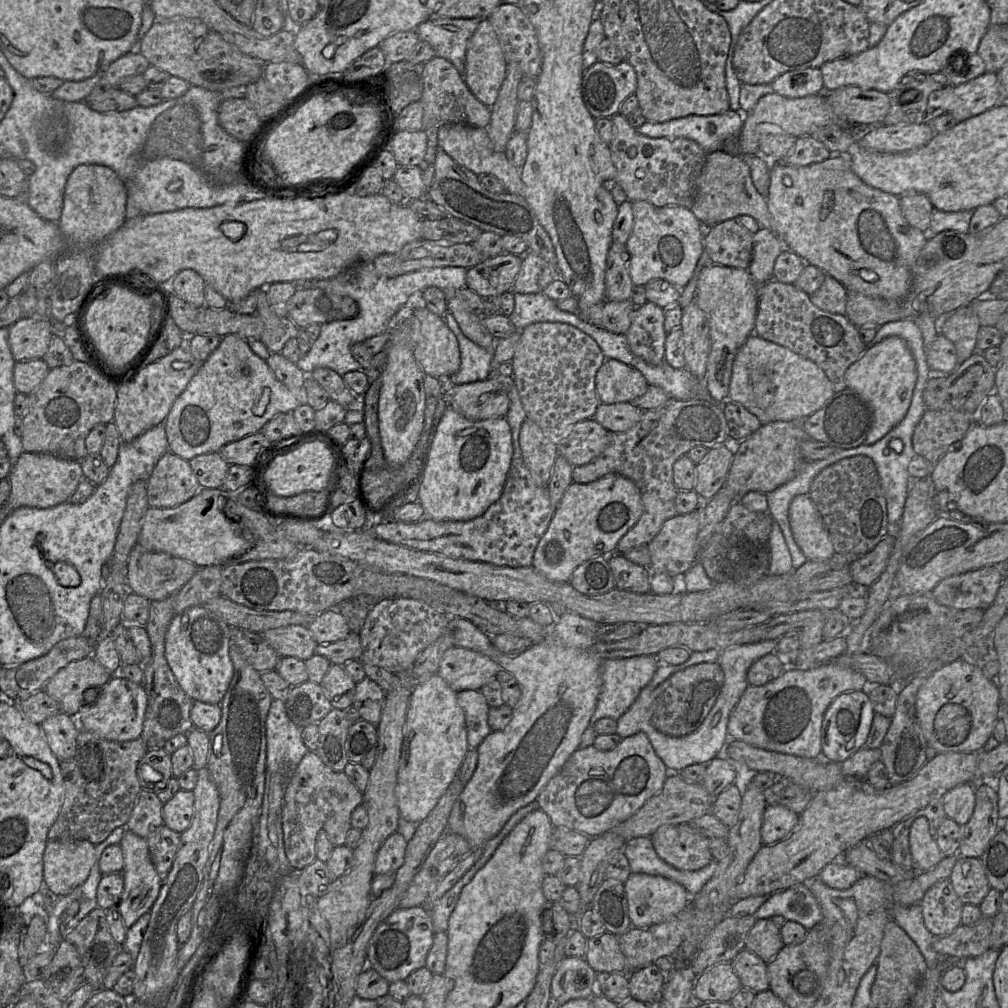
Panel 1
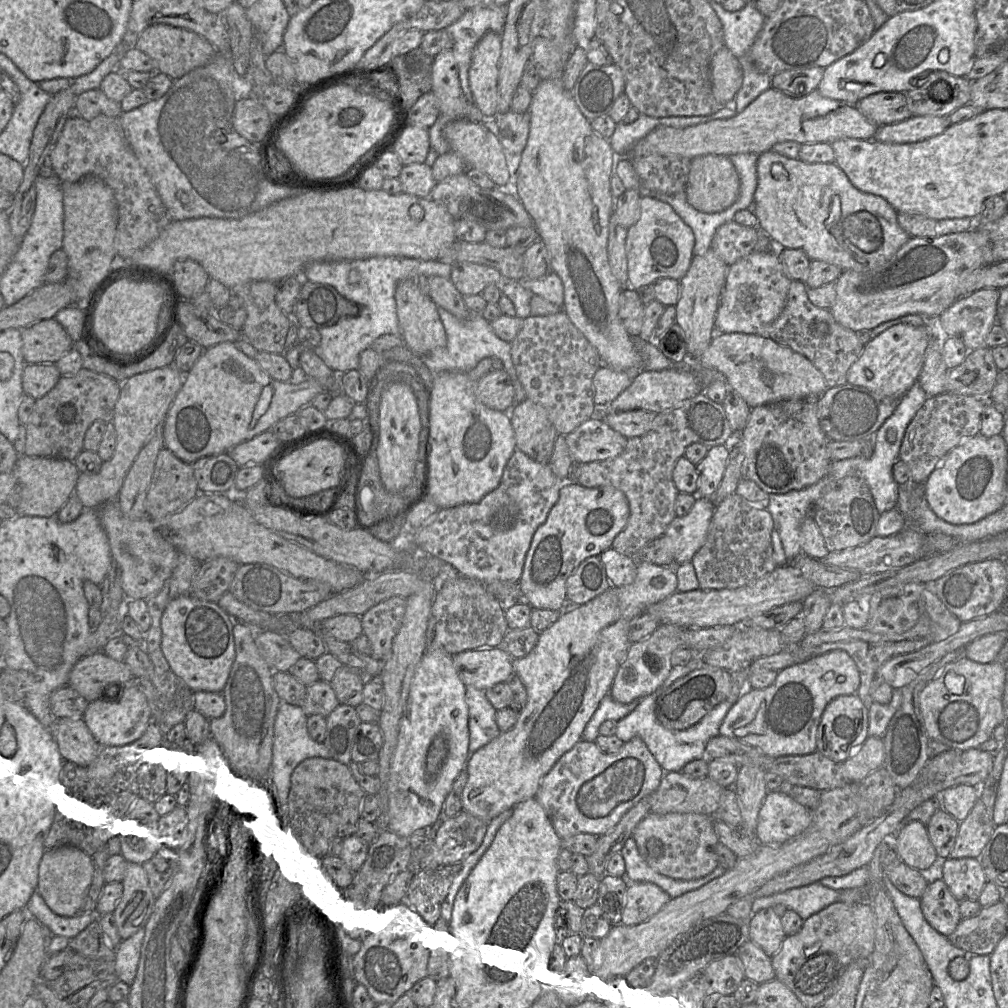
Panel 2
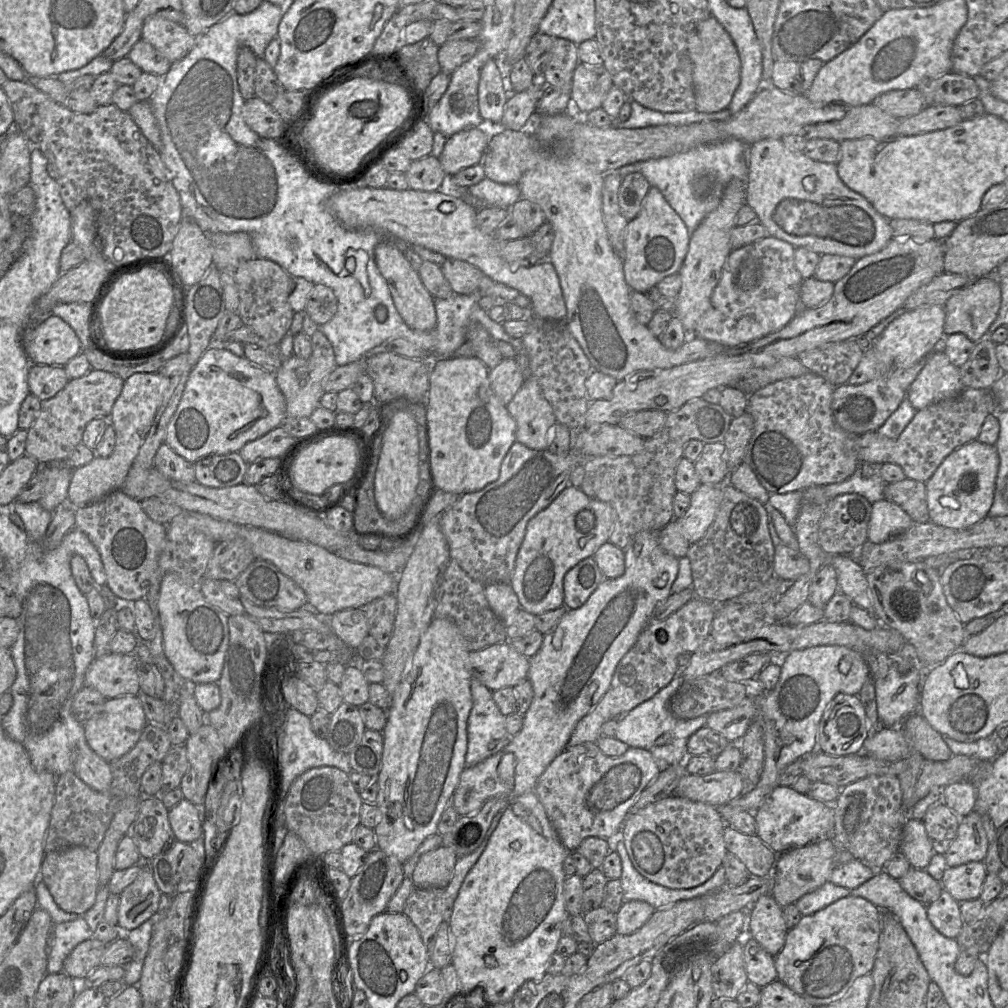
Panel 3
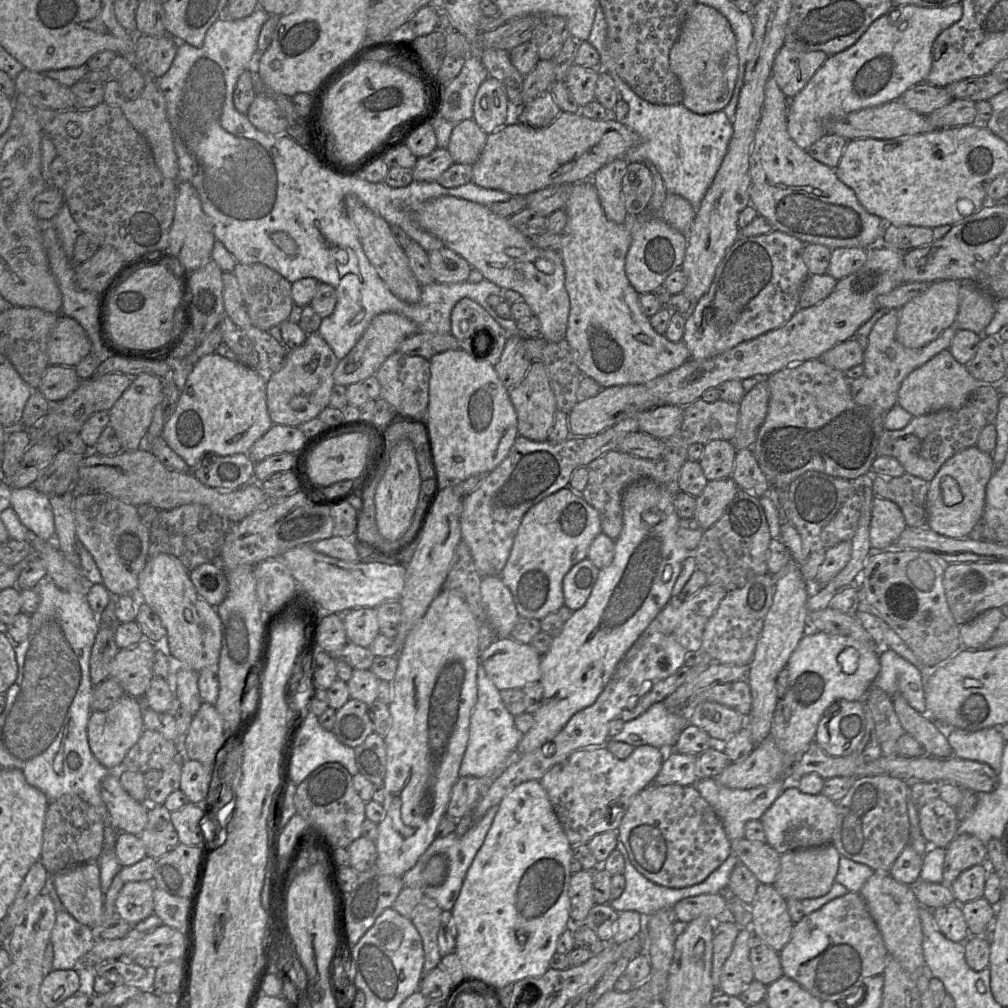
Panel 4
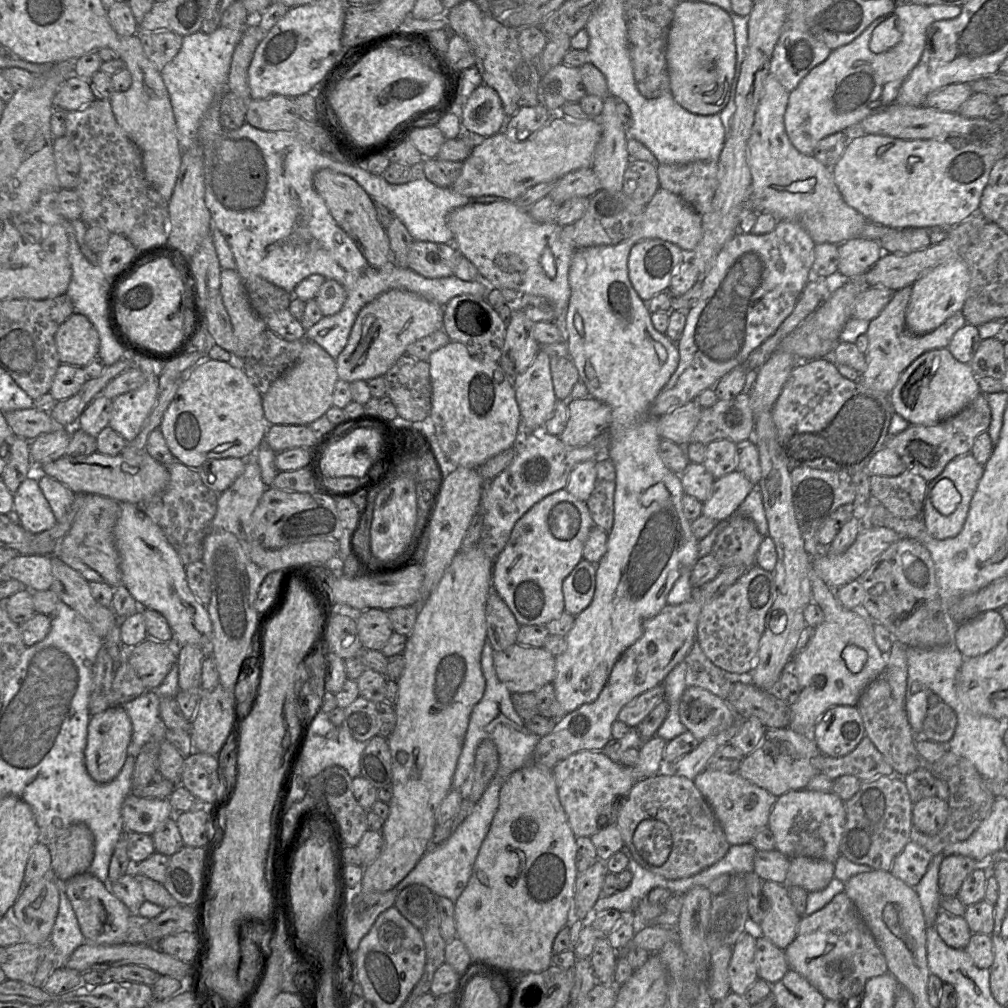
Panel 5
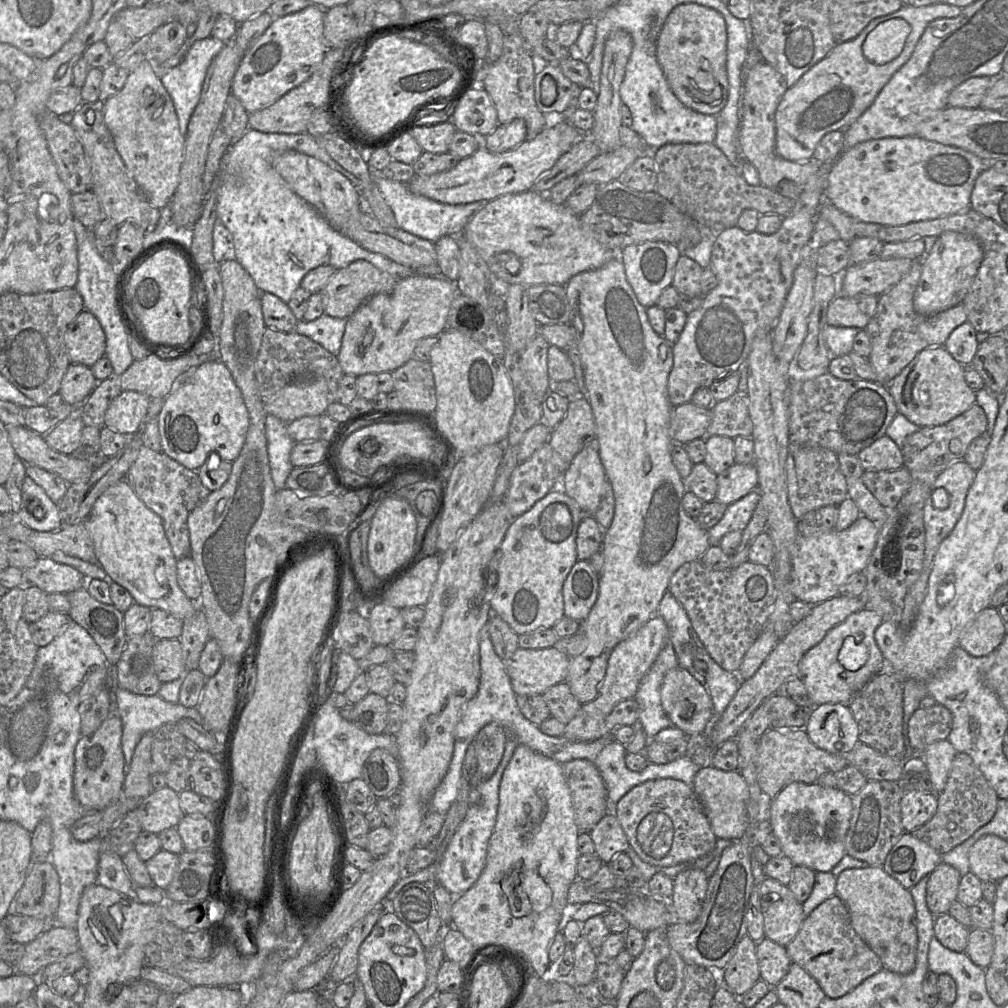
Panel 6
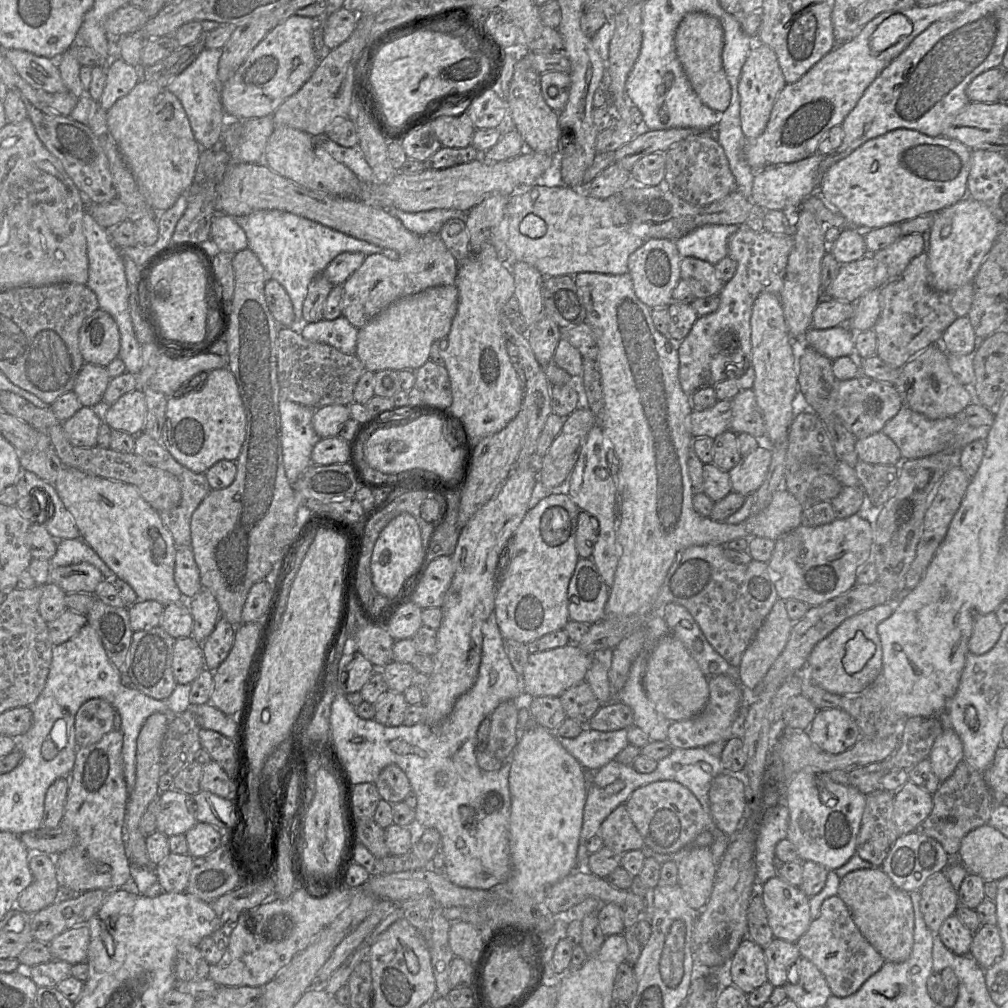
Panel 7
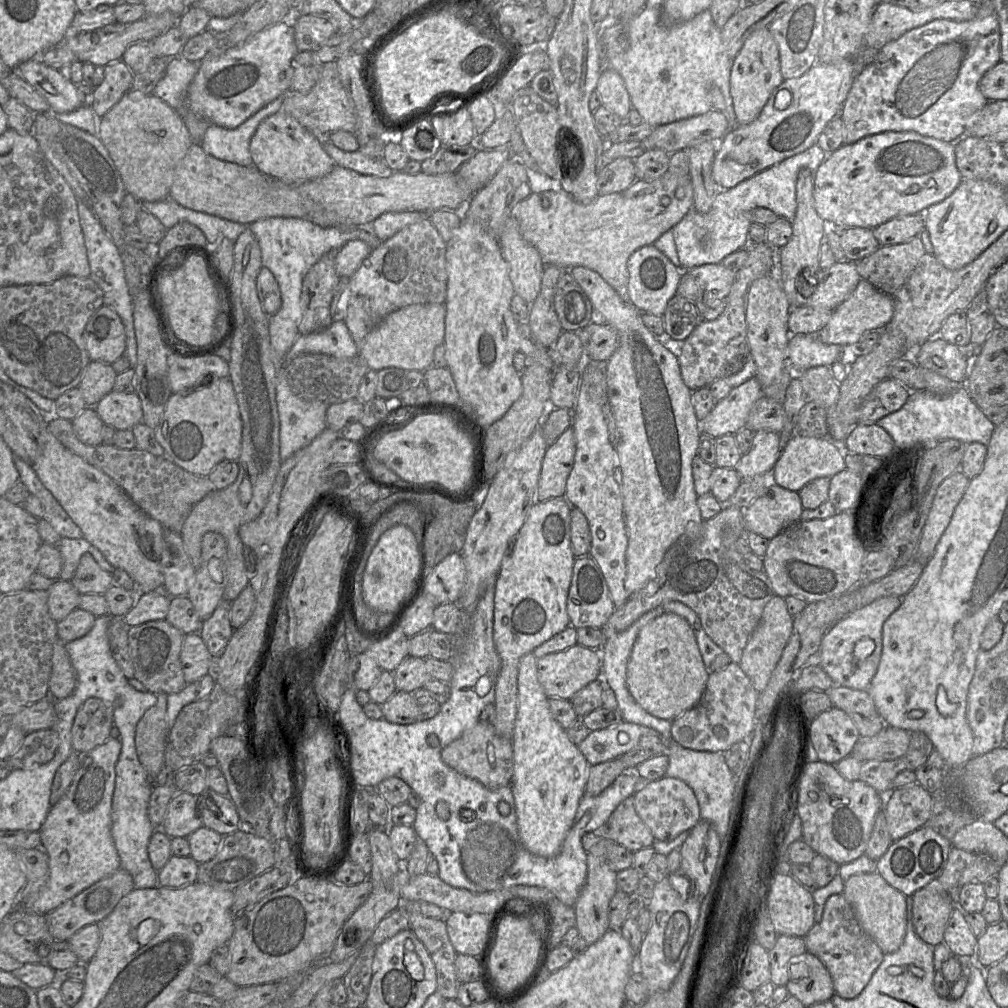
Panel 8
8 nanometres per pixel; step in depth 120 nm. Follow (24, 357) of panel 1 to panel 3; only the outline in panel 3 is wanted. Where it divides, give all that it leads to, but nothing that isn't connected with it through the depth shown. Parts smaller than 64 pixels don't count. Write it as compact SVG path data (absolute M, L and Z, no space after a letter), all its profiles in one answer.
M53 314L23 333L23 348L32 365L65 366L82 352L73 328Z

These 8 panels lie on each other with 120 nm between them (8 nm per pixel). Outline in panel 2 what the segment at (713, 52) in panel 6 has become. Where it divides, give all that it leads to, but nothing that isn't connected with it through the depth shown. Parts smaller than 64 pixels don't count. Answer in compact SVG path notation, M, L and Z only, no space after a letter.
M721 47L710 64L712 94L723 107L731 105L742 85L742 68L739 60L726 47Z

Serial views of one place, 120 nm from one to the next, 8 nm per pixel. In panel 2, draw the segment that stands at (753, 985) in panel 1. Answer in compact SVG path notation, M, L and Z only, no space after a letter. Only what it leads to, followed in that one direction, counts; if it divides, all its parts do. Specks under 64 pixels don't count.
M747 941L737 952L746 980L758 986L776 979L772 958L752 941Z

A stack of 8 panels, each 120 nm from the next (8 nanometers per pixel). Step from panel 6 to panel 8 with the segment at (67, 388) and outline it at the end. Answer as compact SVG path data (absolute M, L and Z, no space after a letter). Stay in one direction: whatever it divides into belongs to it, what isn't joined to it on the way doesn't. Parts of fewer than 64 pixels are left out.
M90 361L78 386L86 406L95 406L106 394L111 392L117 373L111 364Z

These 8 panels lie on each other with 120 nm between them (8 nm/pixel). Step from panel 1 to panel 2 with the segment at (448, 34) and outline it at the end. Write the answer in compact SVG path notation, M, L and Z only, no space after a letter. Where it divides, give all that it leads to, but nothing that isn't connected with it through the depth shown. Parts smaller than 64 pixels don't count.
M477 6L466 10L459 20L445 29L453 41L460 86L469 102L474 103L468 79L473 50L487 32L501 34L506 17L506 6Z

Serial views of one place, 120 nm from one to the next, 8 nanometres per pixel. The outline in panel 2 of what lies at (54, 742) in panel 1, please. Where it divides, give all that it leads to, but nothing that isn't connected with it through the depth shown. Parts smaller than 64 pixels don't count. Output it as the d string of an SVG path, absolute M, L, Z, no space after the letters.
M82 719L54 724L50 731L61 757L66 762L88 768L100 752L100 748Z

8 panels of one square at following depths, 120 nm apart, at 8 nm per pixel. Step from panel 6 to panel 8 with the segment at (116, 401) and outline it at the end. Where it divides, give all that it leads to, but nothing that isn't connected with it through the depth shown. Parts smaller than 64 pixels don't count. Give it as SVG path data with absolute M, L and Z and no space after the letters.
M112 390L94 408L103 423L116 430L131 430L133 426L142 422L141 400L135 392Z

